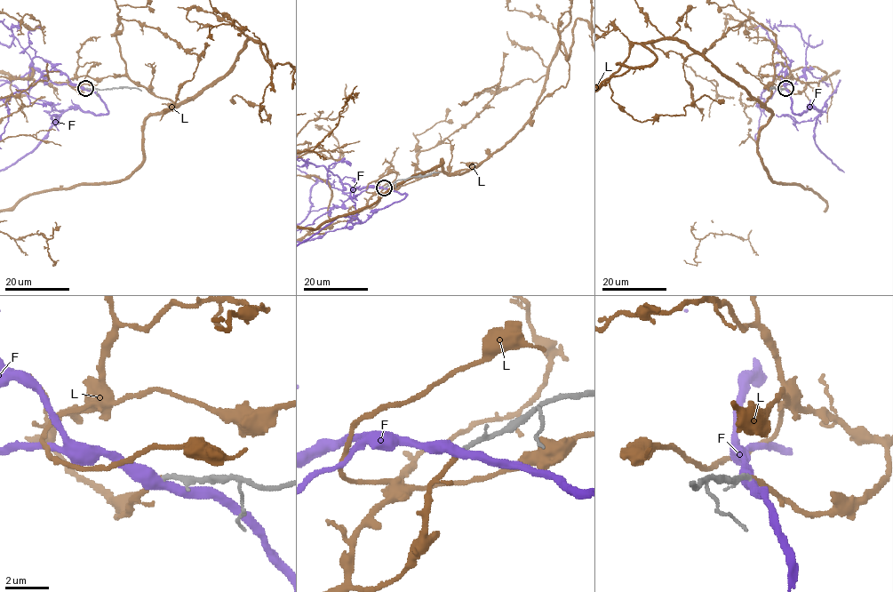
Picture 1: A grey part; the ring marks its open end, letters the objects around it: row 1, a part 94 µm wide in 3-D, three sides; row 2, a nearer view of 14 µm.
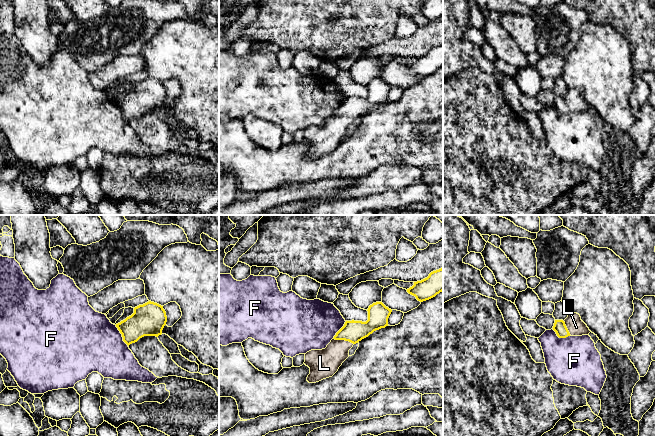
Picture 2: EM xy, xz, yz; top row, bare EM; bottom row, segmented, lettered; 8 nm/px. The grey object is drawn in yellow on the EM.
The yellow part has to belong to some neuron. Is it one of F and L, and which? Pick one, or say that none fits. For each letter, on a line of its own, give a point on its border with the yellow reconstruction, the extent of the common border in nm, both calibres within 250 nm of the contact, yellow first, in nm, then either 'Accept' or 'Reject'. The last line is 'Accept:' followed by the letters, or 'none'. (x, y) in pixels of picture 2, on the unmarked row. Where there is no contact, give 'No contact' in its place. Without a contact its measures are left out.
F: Touches yellow at xy (122, 111). Shared border 200 nm. Thickness 260 nm (yellow) against 460 nm. Reject
L: Touches yellow at xz (343, 115). Shared border 180 nm. Thickness 180 nm (yellow) against 220 nm. Accept
Accept: L

